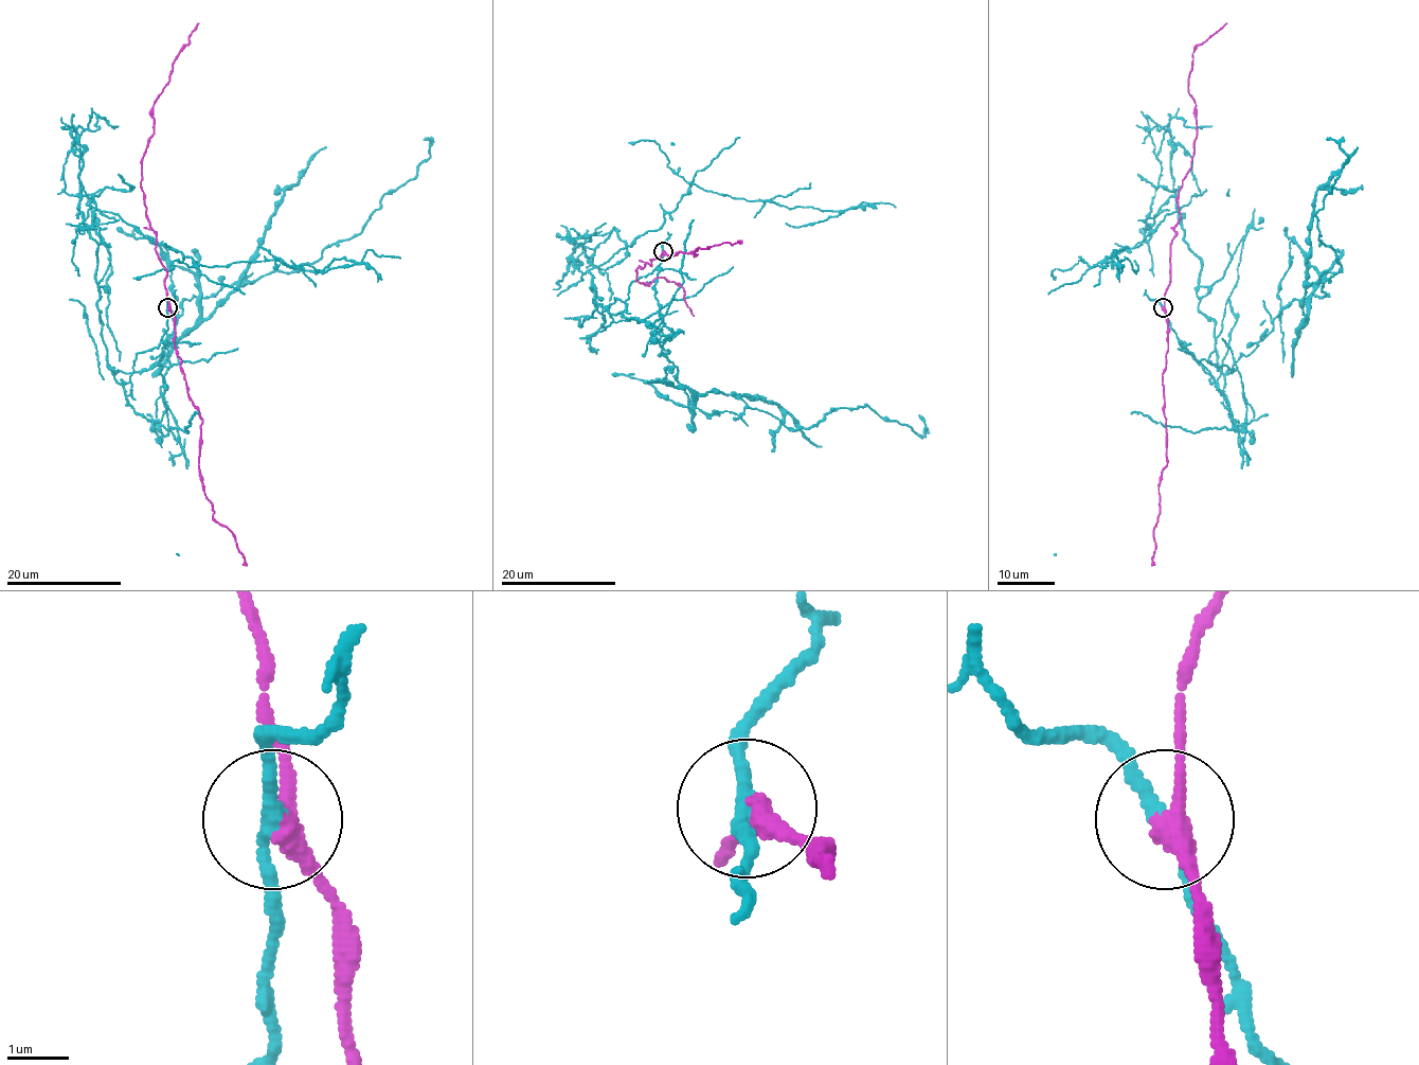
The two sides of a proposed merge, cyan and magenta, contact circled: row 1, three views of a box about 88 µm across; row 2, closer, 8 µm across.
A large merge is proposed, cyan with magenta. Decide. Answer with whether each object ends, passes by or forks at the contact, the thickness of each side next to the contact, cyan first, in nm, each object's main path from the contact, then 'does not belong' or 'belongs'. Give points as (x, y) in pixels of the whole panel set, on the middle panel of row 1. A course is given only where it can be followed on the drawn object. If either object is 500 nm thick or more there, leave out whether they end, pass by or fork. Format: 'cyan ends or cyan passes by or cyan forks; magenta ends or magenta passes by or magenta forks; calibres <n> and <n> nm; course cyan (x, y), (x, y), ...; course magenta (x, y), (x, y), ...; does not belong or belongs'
cyan passes by; magenta passes by; calibres 240 and 300 nm; course cyan (663, 252), (620, 313), (597, 304), (578, 260), (558, 289), (656, 230), (693, 184), (848, 209), (785, 224); course magenta (663, 252), (662, 260), (650, 260), (635, 270), (638, 281), (672, 281), (683, 288), (693, 316); does not belong

